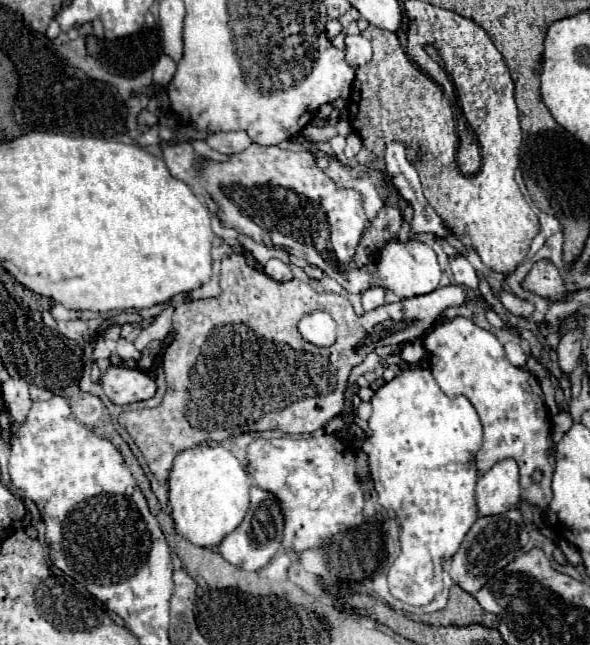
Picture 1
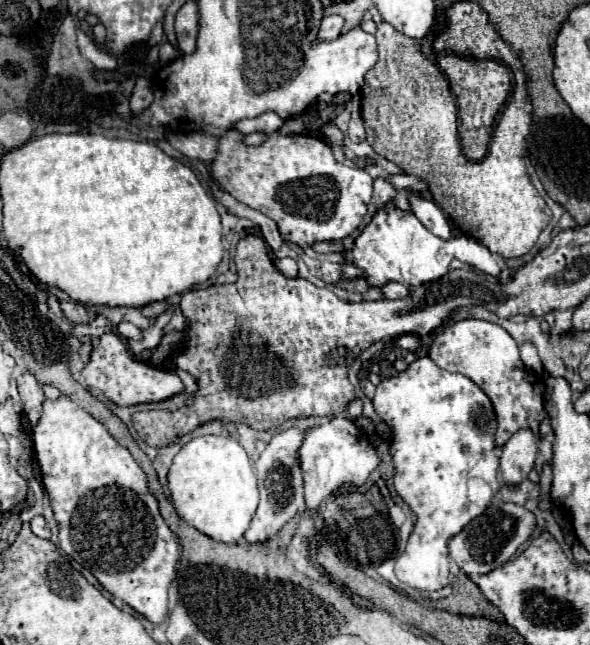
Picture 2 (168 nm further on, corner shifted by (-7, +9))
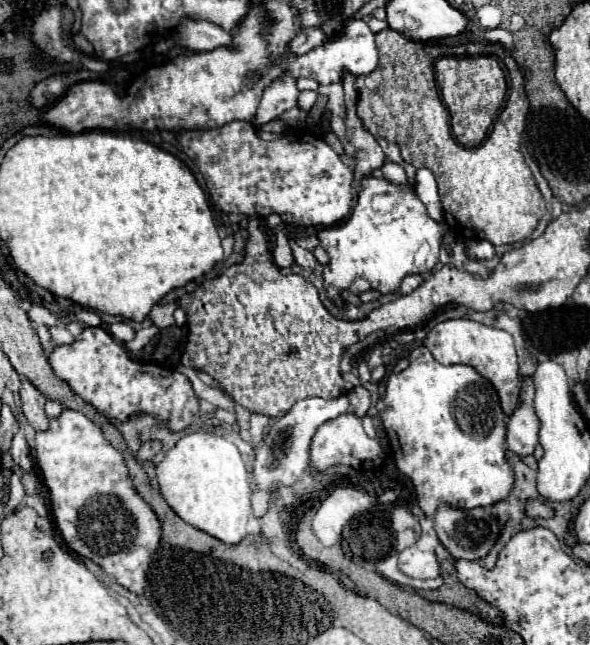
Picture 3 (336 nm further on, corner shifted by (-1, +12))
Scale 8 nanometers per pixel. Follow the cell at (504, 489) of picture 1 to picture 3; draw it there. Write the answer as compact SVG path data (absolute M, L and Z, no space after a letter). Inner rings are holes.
M524 378L522 396L520 396L522 404L508 418L508 426L506 426L506 446L510 452L518 454L520 458L532 454L534 446L538 444L540 424L538 424L538 416L534 416L532 398L534 398L534 382L532 378Z

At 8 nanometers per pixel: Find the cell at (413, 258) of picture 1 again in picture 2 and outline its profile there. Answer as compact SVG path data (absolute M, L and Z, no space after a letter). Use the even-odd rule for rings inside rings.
M394 205L380 207L372 221L364 227L364 231L356 237L352 249L344 253L346 261L352 261L356 267L360 267L366 275L368 285L372 287L384 287L388 281L398 281L408 287L420 287L428 281L440 279L448 273L450 261L460 253L460 261L498 277L500 267L494 261L494 255L478 241L464 239L440 239L434 233L430 233L412 211L402 211Z

